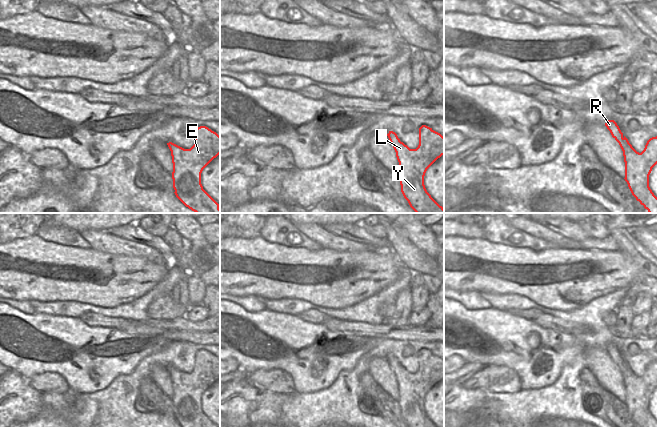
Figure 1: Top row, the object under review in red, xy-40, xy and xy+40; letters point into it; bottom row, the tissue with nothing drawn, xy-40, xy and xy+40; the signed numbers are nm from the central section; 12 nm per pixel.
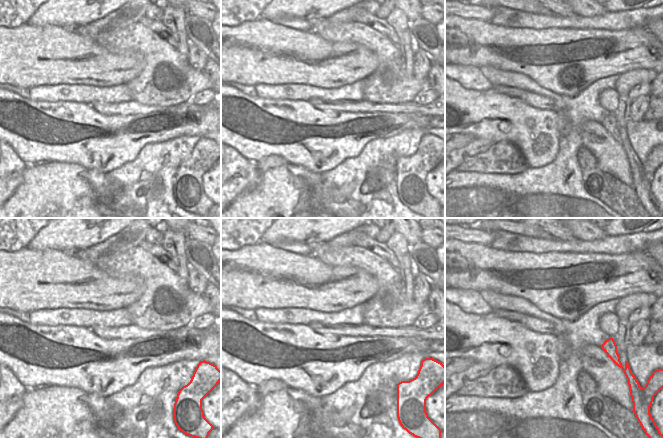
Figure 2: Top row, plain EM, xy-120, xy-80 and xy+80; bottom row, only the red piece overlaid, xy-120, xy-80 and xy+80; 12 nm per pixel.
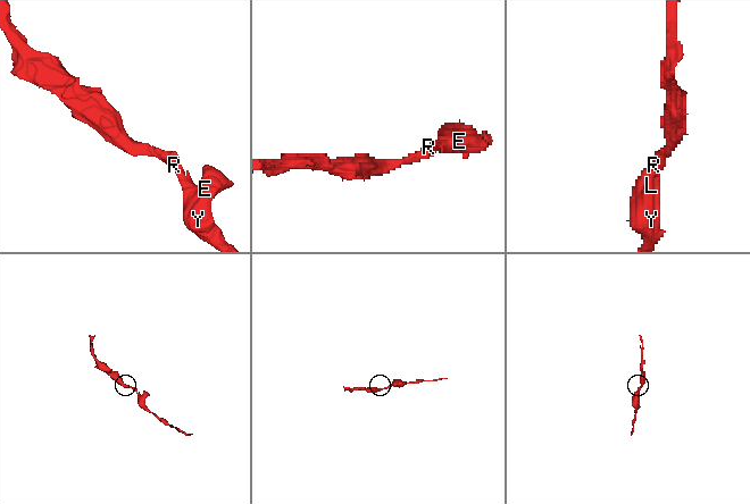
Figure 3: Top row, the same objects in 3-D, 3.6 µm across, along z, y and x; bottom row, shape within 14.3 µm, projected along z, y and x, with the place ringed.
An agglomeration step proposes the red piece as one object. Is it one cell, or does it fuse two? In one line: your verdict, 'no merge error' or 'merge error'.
merge error

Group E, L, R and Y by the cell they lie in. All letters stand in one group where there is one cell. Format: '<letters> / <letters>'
E L Y / R

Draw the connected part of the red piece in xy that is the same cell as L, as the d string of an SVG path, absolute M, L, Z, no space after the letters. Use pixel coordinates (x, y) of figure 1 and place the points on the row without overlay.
M419 352L419 369L410 373L394 362L389 363L399 386L398 403L401 416L408 427L437 427L427 416L424 400L427 393L444 379L444 361L432 352Z

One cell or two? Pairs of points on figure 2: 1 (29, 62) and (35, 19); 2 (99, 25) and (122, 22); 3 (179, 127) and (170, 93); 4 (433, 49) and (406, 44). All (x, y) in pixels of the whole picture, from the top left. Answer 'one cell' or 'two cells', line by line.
1: two cells
2: one cell
3: two cells
4: two cells

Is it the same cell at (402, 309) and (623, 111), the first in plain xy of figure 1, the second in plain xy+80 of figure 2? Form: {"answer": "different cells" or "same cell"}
{"answer": "same cell"}

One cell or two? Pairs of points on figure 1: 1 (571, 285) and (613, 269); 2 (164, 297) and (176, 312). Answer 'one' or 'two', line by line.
1: one
2: one

